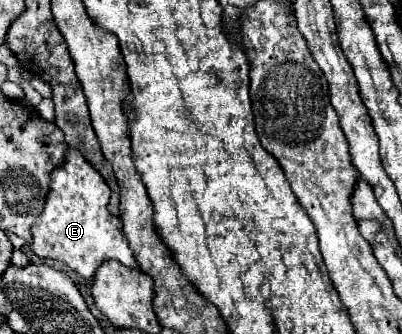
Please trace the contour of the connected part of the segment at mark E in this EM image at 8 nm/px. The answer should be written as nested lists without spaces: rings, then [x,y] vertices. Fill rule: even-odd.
[[[68,149],[64,165],[54,169],[54,173],[52,173],[52,183],[50,183],[50,193],[48,193],[48,199],[46,199],[46,207],[44,207],[42,215],[36,219],[36,223],[32,225],[32,251],[40,259],[56,259],[56,261],[66,263],[70,269],[74,269],[86,281],[92,281],[98,267],[108,259],[116,259],[130,269],[138,267],[138,263],[134,259],[134,253],[128,247],[128,241],[122,233],[120,219],[116,219],[108,211],[110,193],[112,191],[106,185],[106,181],[102,179],[102,175],[96,173],[96,169],[82,157],[82,153],[76,151],[76,149]]]

